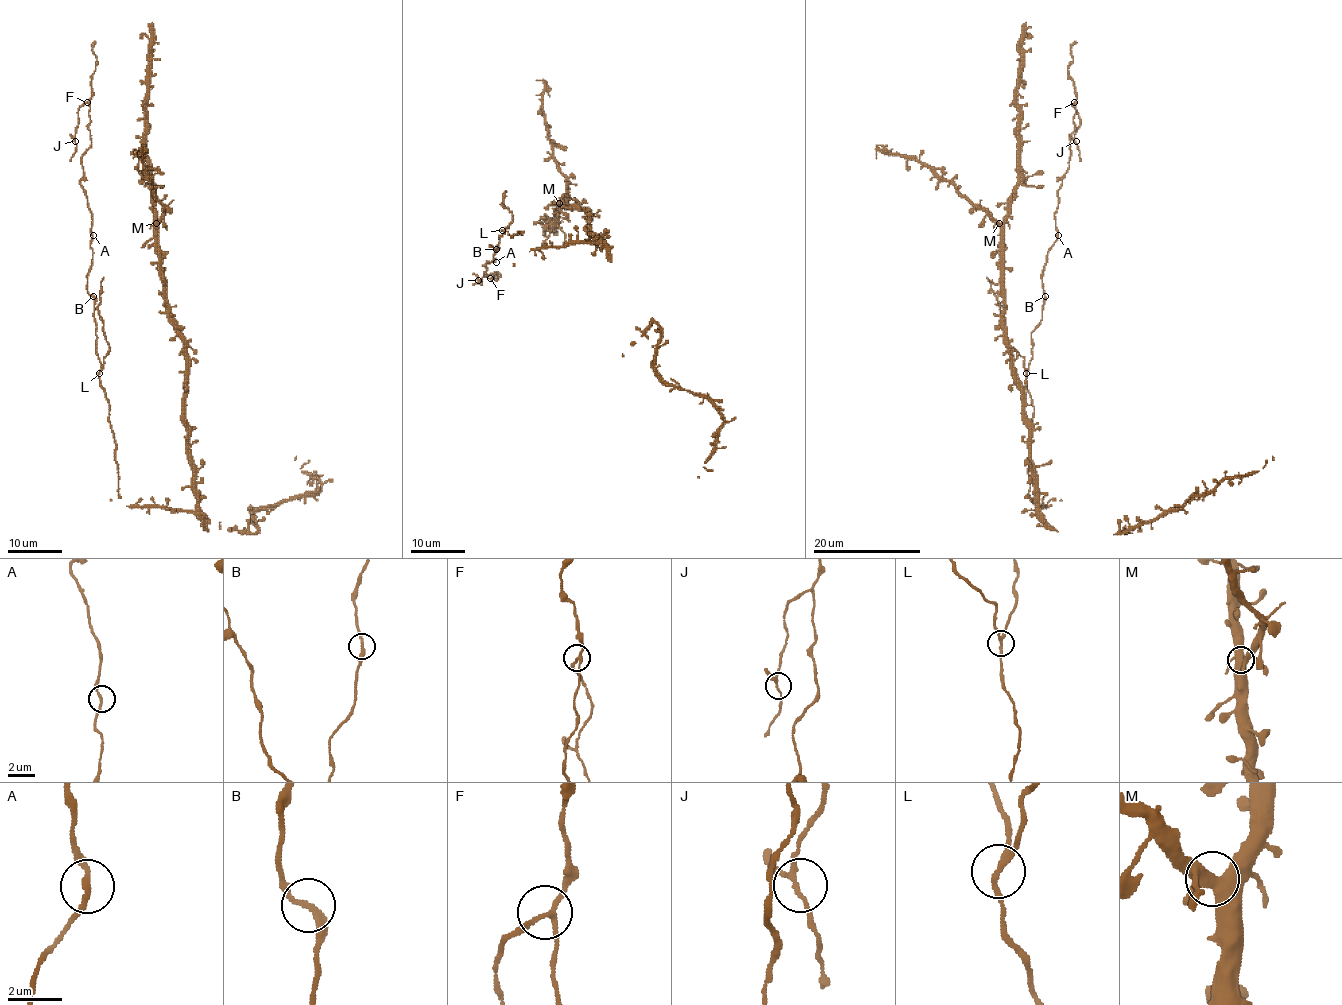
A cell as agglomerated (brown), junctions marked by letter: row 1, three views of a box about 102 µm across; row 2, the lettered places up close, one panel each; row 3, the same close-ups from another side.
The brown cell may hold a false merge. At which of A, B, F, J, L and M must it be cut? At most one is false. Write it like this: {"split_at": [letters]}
{"split_at": ["L"]}

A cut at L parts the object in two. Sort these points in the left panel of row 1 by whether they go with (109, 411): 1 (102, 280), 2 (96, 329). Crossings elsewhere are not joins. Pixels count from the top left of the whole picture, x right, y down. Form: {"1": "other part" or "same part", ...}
{"1": "other part", "2": "same part"}

